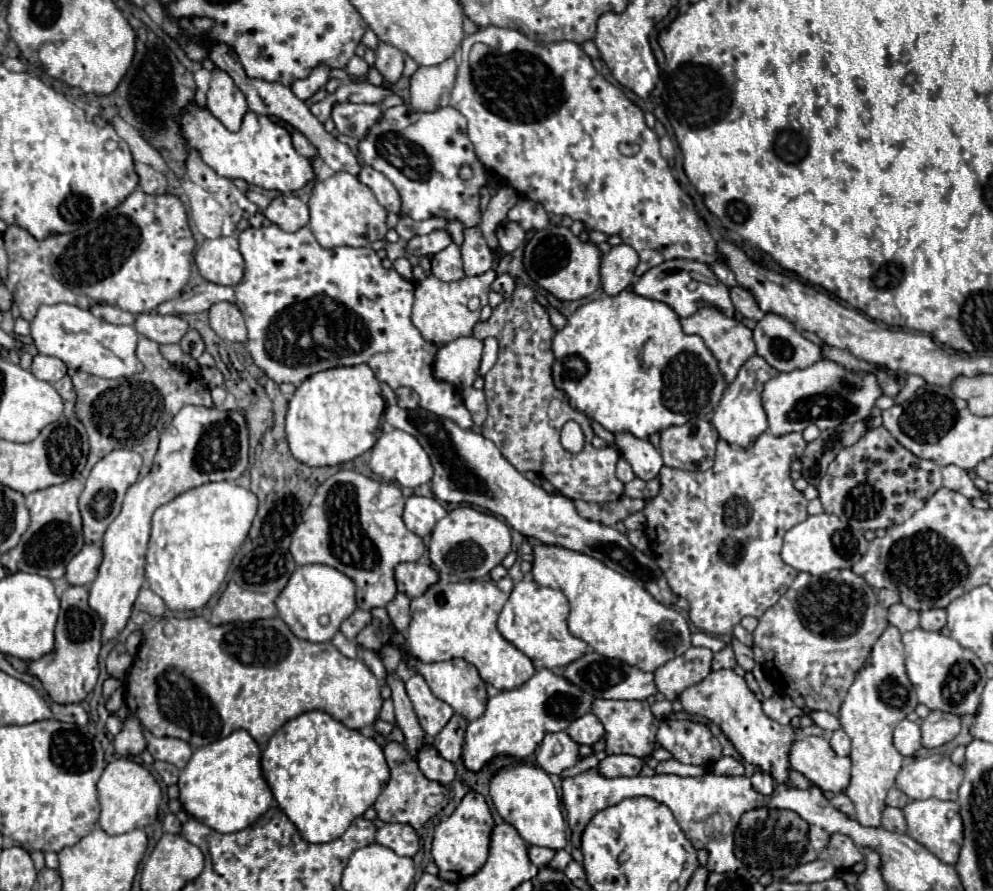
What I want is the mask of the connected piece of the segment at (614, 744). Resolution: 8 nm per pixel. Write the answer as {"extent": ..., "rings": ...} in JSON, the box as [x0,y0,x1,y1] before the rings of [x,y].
{"extent":[592,699,660,757],"rings":[[[596,699],[592,705],[592,713],[602,721],[606,729],[606,753],[626,753],[634,757],[646,757],[654,751],[656,745],[656,725],[660,721],[652,715],[650,705],[646,701],[606,701]]]}

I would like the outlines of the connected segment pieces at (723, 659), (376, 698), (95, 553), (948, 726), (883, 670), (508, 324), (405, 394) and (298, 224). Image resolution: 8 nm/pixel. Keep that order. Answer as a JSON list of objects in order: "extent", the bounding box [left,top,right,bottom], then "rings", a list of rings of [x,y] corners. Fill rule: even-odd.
[{"extent":[712,645,736,669],"rings":[[[726,645],[722,651],[714,653],[714,663],[712,669],[734,669],[736,667],[736,657],[730,645]]]},{"extent":[124,617,382,747],"rings":[[[164,617],[156,621],[156,625],[146,627],[142,633],[142,645],[138,649],[138,655],[134,659],[134,665],[126,677],[126,691],[124,691],[124,703],[126,707],[140,719],[144,729],[148,729],[156,737],[176,737],[182,739],[194,747],[208,745],[212,741],[218,741],[220,737],[228,737],[228,733],[236,729],[246,729],[252,739],[260,745],[266,747],[268,739],[290,719],[306,713],[306,711],[326,711],[350,729],[362,729],[364,725],[372,725],[378,719],[380,707],[382,707],[382,697],[380,697],[380,681],[372,675],[372,671],[358,659],[348,659],[344,657],[332,643],[310,643],[304,639],[298,639],[288,625],[280,617],[270,617],[270,619],[256,619],[250,623],[226,623],[226,625],[212,625],[204,617],[190,617],[190,619],[176,619],[176,617]]]},{"extent":[66,545,102,585],"rings":[[[84,545],[66,567],[66,579],[70,585],[90,585],[96,579],[96,569],[102,561],[100,545]]]},{"extent":[922,711,960,747],"rings":[[[930,711],[930,715],[922,723],[922,745],[940,747],[952,741],[960,733],[960,723],[960,715],[946,711]]]},{"extent":[838,625,916,827],"rings":[[[890,625],[874,643],[866,665],[856,673],[856,679],[850,685],[846,699],[842,701],[842,707],[838,711],[840,727],[852,739],[852,779],[846,795],[854,801],[856,819],[862,825],[880,827],[880,813],[886,807],[886,793],[894,785],[896,773],[900,771],[904,761],[904,757],[892,743],[892,731],[908,713],[916,709],[916,705],[916,693],[904,669],[900,631]]]},{"extent":[474,279,624,503],"rings":[[[516,279],[516,291],[510,299],[504,299],[486,323],[476,323],[474,337],[496,337],[500,345],[500,355],[496,365],[486,373],[484,395],[488,403],[488,417],[482,425],[482,435],[490,439],[504,459],[512,463],[520,473],[534,471],[548,479],[558,493],[568,499],[582,499],[592,503],[608,503],[622,497],[624,483],[616,479],[614,469],[620,455],[606,447],[594,449],[590,439],[594,431],[590,419],[574,409],[564,391],[556,389],[552,379],[552,337],[554,329],[550,325],[546,309],[536,303],[534,291]],[[552,399],[560,399],[562,413],[558,417],[548,415]],[[566,421],[576,421],[584,431],[584,449],[580,453],[568,453],[560,445],[560,429]]]},{"extent":[396,387,418,409],"rings":[[[400,387],[400,389],[396,389],[396,397],[398,397],[398,405],[404,409],[416,409],[418,407],[418,393],[414,389]]]},{"extent":[264,195,310,233],"rings":[[[280,195],[280,197],[272,199],[270,205],[264,209],[264,215],[274,225],[278,225],[280,229],[284,229],[288,233],[302,229],[310,221],[310,217],[308,217],[308,205],[302,203],[294,195]]]}]

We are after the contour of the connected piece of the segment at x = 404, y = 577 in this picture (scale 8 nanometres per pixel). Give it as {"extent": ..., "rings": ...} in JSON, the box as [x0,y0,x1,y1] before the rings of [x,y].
{"extent":[396,563,438,597],"rings":[[[400,563],[396,567],[396,585],[400,593],[408,597],[418,597],[426,593],[430,585],[438,581],[438,573],[430,565],[420,563]]]}

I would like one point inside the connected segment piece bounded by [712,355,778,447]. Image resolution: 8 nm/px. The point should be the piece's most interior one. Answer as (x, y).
(739, 419)

